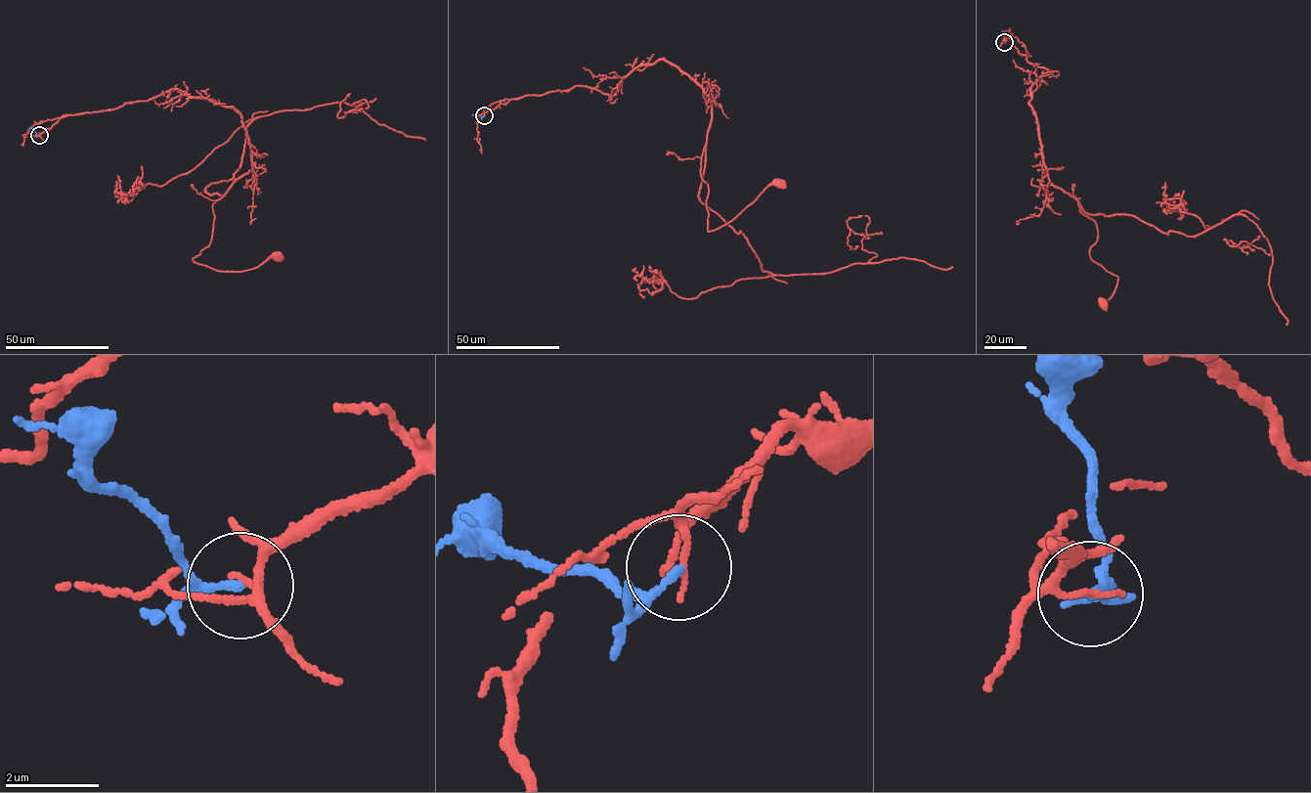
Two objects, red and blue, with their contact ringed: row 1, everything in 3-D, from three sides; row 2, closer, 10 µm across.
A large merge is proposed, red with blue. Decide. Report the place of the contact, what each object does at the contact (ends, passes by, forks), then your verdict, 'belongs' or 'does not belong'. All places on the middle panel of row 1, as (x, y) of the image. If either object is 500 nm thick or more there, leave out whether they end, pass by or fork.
place (484, 115); red passes by; blue passes by; does not belong

